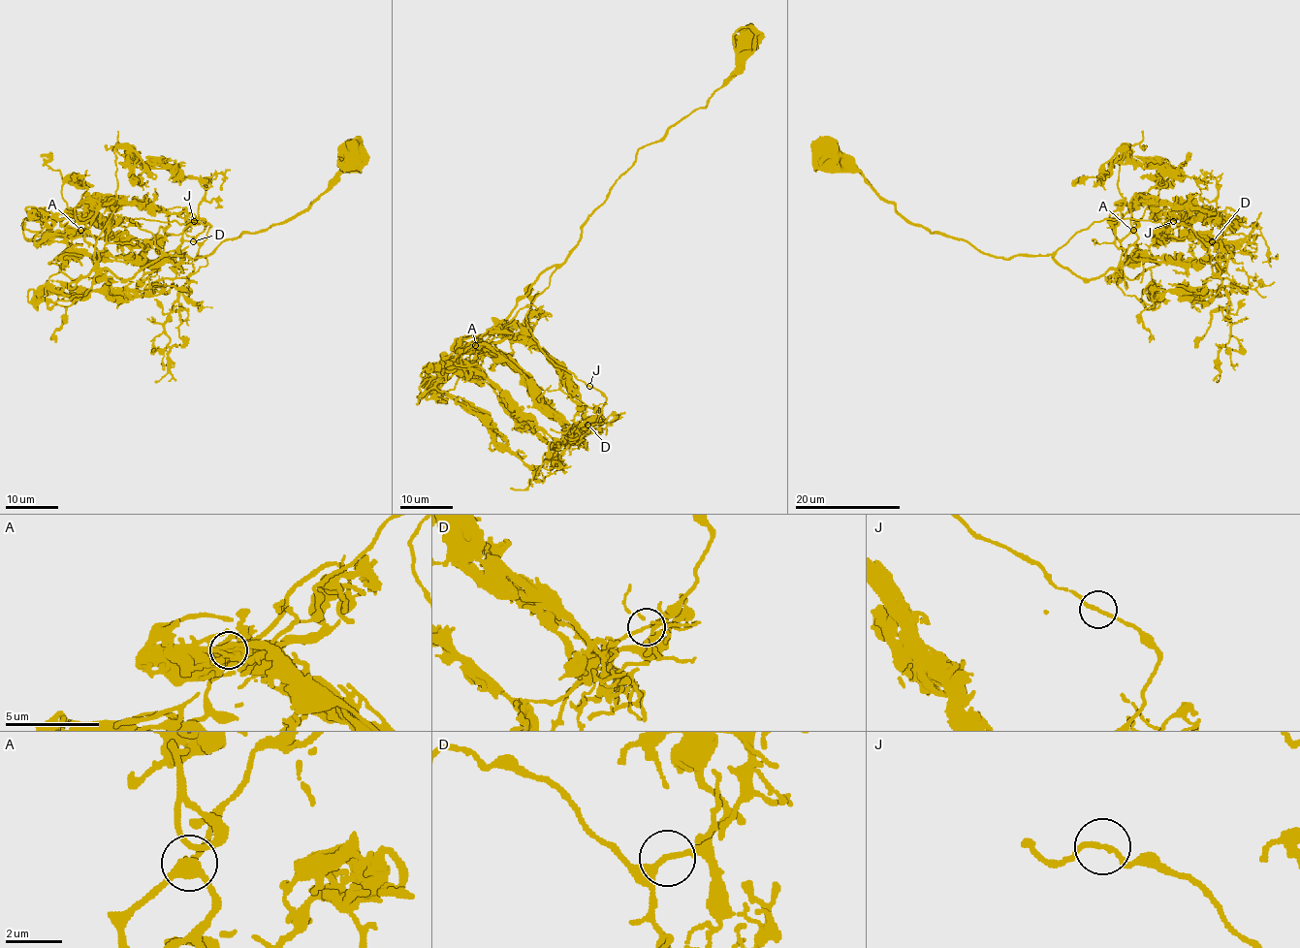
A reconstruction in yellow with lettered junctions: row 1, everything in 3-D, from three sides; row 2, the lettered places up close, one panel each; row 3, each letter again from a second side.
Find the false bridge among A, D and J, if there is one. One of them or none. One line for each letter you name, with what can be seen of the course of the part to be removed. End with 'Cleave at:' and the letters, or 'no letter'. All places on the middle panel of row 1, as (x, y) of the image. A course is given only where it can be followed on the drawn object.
Cleave at: no letter

